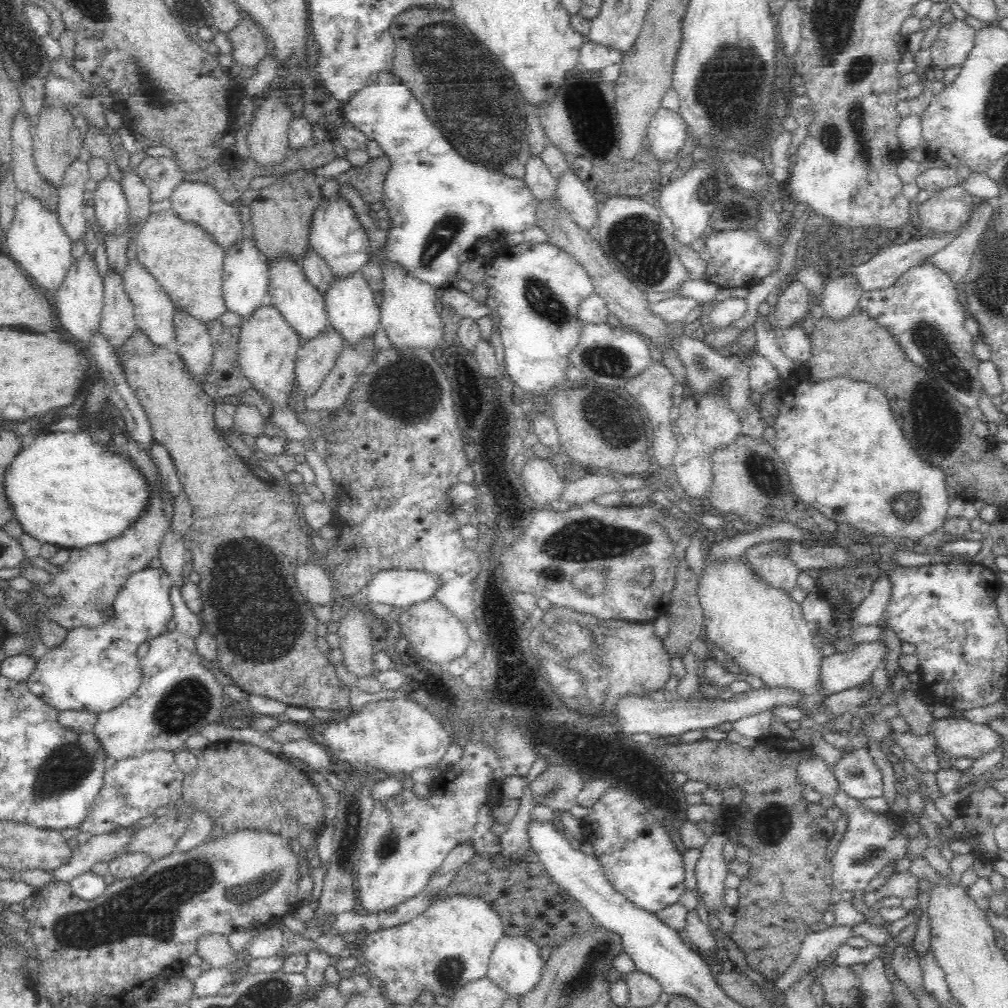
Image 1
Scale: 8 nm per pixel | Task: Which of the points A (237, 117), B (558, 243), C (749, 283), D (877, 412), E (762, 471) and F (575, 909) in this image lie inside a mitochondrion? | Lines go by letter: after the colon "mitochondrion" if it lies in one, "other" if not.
A: other
B: other
C: other
D: other
E: mitochondrion
F: other

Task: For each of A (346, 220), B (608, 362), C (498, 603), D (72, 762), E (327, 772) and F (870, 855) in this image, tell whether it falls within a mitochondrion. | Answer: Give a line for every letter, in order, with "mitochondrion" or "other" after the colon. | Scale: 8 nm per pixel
A: other
B: mitochondrion
C: other
D: mitochondrion
E: other
F: mitochondrion

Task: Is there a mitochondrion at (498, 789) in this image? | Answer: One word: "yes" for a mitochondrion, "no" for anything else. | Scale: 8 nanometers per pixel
no

